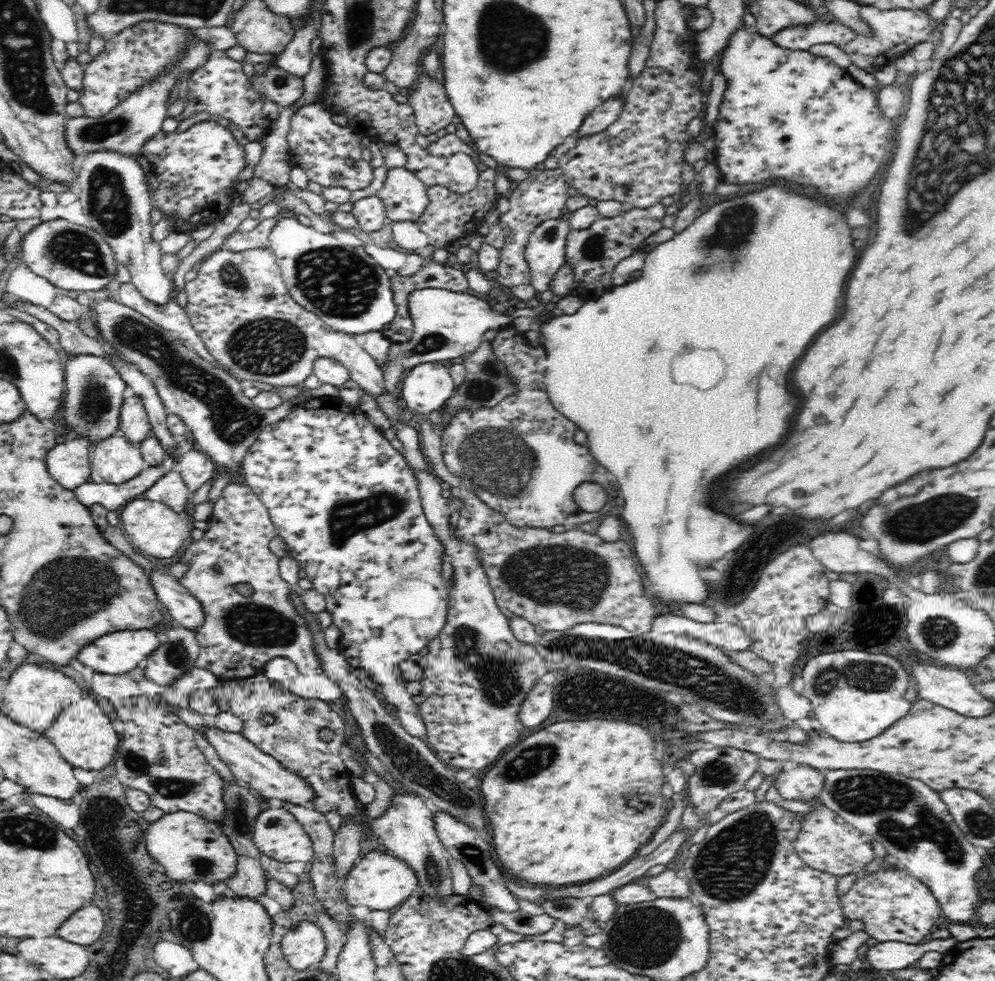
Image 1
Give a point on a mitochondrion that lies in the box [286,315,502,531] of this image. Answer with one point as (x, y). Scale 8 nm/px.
(431, 342)

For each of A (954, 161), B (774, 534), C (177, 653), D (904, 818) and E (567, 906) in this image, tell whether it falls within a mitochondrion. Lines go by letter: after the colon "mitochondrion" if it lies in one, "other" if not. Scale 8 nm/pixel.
A: mitochondrion
B: mitochondrion
C: mitochondrion
D: mitochondrion
E: mitochondrion

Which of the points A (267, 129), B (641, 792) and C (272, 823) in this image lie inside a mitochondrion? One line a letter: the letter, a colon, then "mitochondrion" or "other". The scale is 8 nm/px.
A: other
B: other
C: mitochondrion

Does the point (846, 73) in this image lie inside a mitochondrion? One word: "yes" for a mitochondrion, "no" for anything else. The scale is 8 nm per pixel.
no

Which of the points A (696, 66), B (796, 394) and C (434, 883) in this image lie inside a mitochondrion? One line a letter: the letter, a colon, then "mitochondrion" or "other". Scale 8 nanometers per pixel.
A: other
B: other
C: mitochondrion

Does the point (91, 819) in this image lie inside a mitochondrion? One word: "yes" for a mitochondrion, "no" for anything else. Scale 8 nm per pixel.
no

